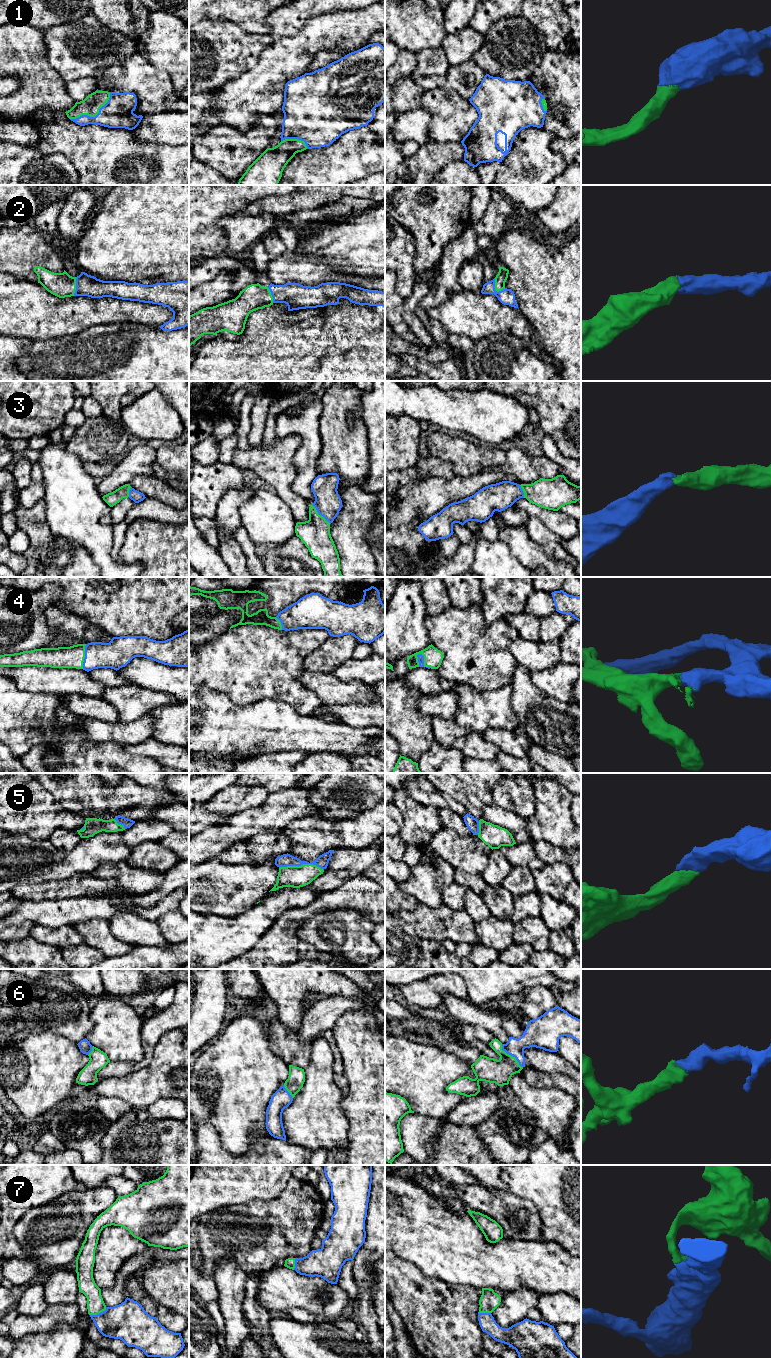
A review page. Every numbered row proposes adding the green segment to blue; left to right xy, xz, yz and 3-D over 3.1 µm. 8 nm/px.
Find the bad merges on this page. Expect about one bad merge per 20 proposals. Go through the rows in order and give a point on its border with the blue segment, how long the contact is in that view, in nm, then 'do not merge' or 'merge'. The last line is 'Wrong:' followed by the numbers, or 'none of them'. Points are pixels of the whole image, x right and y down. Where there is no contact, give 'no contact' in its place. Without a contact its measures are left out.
1: contact xy (93, 117); length 380 nm; merge
2: contact yz (494, 289); length 130 nm; merge
3: contact xz (320, 514); length 220 nm; merge
4: contact yz (423, 659); length 120 nm; merge
5: contact xz (301, 864); length 360 nm; merge
6: contact yz (511, 1055); length 260 nm; merge
7: contact xy (99, 1313); length 150 nm; merge
Wrong: none of them

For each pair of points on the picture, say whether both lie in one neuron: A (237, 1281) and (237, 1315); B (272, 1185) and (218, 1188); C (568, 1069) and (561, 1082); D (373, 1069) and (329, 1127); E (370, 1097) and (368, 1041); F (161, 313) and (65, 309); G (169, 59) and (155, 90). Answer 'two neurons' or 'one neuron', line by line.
A: one neuron
B: one neuron
C: two neurons
D: two neurons
E: one neuron
F: one neuron
G: two neurons

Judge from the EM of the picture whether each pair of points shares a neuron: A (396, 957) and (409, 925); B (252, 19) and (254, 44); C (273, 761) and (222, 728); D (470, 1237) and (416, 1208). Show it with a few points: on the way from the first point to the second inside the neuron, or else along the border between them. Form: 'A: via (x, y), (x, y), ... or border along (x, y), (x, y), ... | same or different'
A: border along (407, 934), (417, 940) | different
B: border along (232, 21), (247, 32), (265, 33), (269, 29) | different
C: border along (286, 751), (269, 752), (242, 760) | different
D: via (457, 1237), (452, 1237), (438, 1223), (429, 1221) | same

